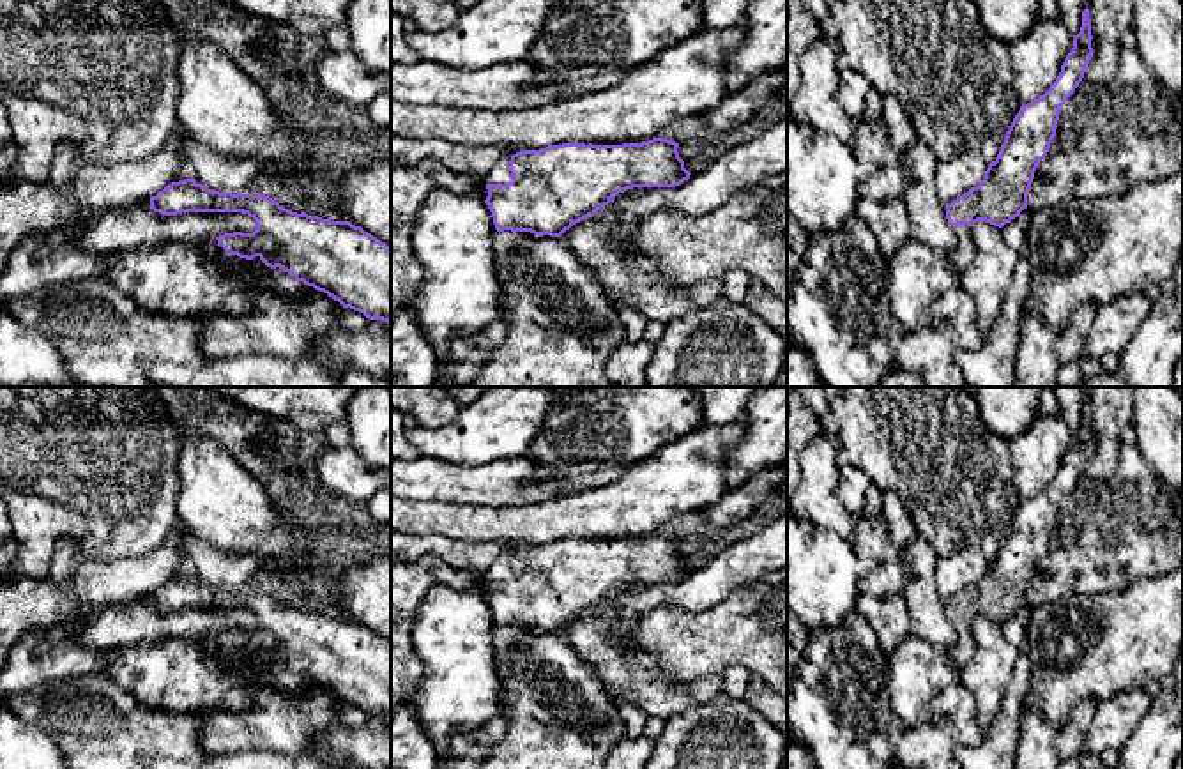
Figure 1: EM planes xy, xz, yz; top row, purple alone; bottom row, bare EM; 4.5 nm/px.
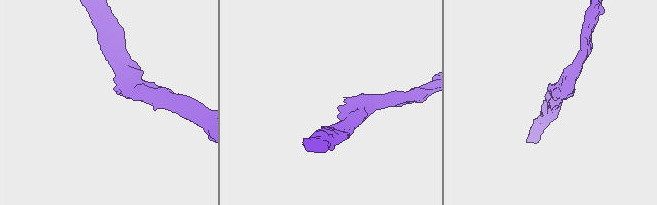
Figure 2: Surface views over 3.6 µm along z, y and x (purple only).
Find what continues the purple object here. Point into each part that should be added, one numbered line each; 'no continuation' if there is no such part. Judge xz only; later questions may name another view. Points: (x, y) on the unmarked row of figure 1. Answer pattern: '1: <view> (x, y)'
1: xz (501, 570)

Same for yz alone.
1: yz (962, 651)

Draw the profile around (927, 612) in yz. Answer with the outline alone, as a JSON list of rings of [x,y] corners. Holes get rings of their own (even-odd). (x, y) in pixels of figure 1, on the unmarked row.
[[[921,536],[902,548],[905,566],[905,606],[912,635],[944,649],[957,642],[955,622],[948,619],[946,603],[934,583],[939,555]]]

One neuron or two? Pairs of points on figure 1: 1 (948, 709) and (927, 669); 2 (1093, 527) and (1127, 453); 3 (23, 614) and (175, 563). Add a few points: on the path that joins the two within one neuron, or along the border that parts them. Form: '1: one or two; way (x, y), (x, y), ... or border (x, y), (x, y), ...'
1: two; border (959, 679), (945, 686), (915, 723)
2: one; way (1111, 510), (1127, 494), (1127, 471)
3: one; way (61, 607), (69, 607), (96, 582), (138, 575)

